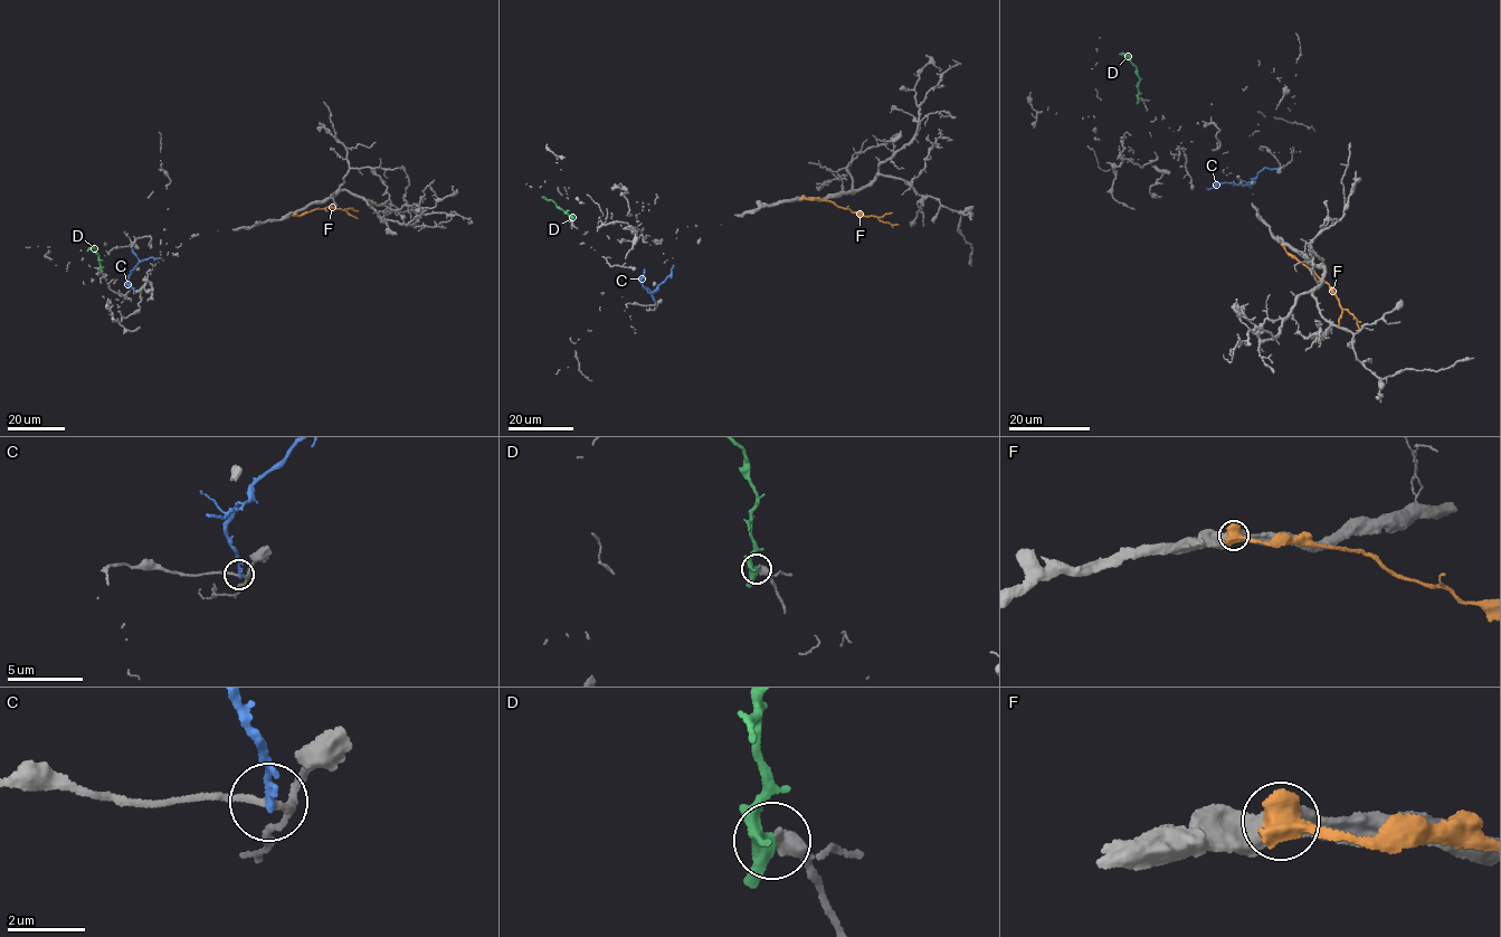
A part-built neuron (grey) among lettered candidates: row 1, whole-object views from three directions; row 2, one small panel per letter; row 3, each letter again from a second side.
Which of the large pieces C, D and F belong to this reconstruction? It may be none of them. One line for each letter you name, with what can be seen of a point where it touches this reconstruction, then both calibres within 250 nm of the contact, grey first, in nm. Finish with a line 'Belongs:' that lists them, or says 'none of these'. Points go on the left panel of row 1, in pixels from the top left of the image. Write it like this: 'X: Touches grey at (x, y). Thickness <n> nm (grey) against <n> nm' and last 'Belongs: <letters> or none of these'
Belongs: none of these

